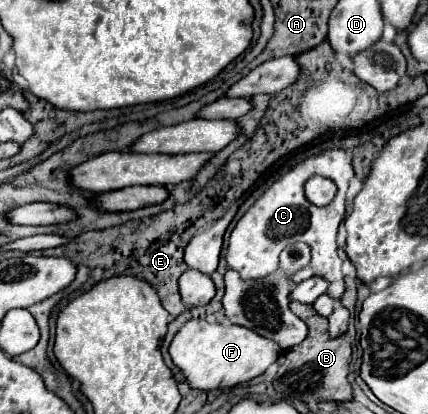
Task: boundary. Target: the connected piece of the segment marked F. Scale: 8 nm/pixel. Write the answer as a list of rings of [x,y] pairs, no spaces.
[[[188,320],[176,332],[168,352],[172,356],[172,362],[184,372],[188,384],[200,390],[232,388],[240,382],[248,382],[260,376],[280,356],[280,348],[272,340],[262,338],[244,326],[222,326],[210,324],[206,320]]]

